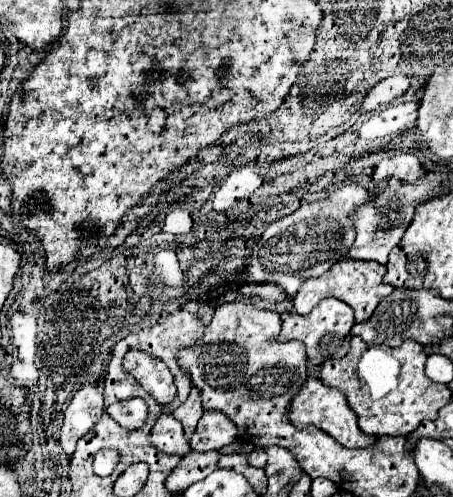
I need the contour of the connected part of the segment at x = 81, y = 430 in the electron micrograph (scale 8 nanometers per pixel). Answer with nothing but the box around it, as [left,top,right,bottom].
[61,381,103,457]

